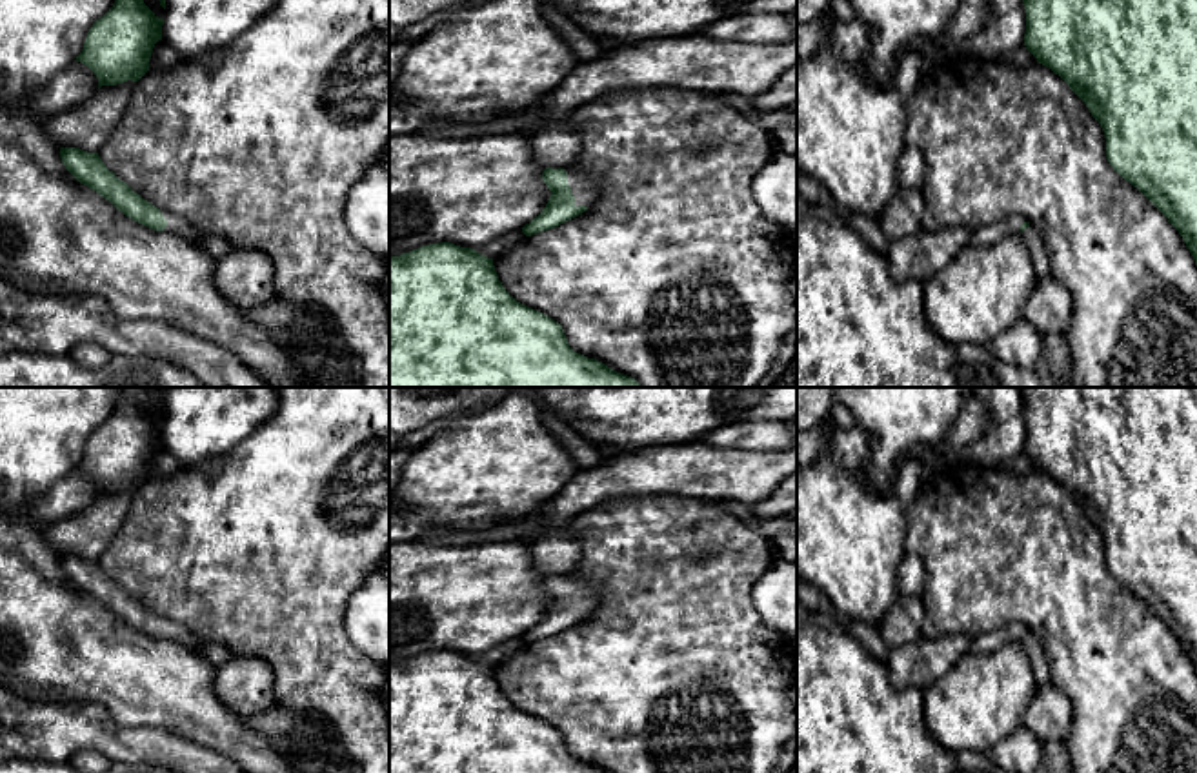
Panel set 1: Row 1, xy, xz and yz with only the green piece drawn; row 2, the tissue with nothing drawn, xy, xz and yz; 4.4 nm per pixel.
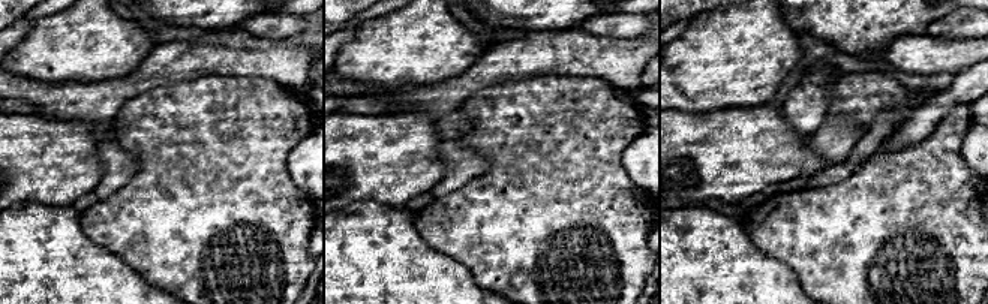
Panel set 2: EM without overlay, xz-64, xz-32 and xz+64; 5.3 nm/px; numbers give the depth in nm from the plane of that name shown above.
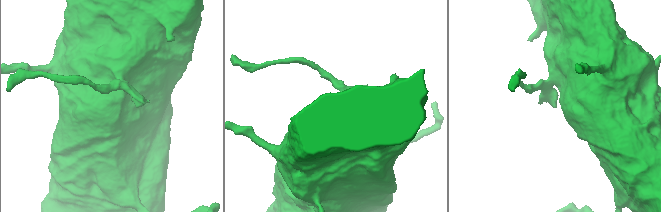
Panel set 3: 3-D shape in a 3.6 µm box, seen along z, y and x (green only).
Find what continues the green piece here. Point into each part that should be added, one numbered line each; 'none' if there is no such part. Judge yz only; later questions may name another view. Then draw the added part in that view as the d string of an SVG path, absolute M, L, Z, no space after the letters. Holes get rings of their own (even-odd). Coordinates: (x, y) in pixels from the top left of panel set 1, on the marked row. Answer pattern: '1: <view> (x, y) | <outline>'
1: yz (988, 235) | M1011 215L1008 220L999 220L990 226L984 226L973 233L968 246L988 247L1001 242L1002 238L1021 235L1021 226L1024 222L1028 222L1024 216Z

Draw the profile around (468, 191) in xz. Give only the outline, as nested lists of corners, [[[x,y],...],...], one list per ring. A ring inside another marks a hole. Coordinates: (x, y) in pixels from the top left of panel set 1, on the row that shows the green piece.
[[[522,133],[389,136],[389,256],[440,242],[477,249],[522,229],[551,196],[542,180],[544,169],[533,156],[531,138]]]

